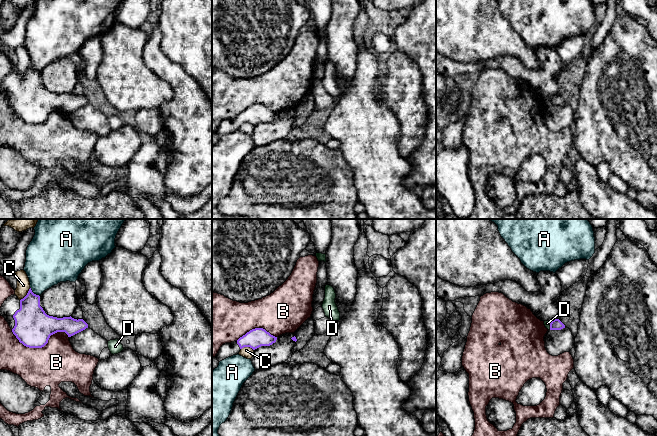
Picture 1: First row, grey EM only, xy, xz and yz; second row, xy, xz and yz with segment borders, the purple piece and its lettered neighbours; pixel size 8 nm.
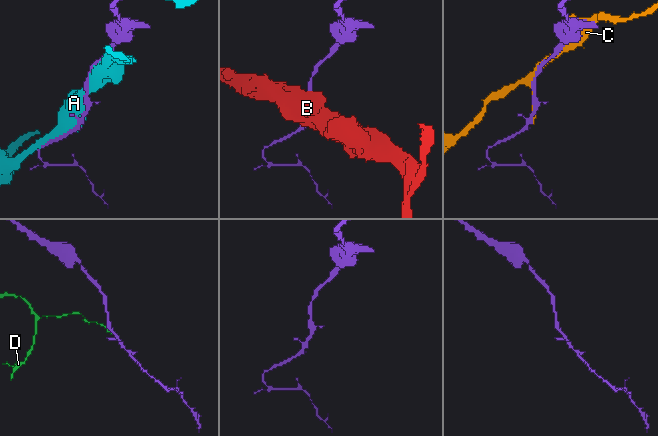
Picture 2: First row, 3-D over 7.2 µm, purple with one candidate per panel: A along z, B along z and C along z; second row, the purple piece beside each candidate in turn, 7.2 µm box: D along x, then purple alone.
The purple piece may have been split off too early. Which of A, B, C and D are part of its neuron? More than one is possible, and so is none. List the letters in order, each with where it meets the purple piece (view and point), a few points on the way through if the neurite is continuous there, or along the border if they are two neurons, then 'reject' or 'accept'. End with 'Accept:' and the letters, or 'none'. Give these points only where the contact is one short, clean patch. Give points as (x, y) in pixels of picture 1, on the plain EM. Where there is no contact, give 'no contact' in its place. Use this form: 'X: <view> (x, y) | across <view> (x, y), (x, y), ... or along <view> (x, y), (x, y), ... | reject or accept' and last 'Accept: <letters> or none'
A: xy (33, 69) | reject
B: xy (40, 123) | reject
C: xy (27, 70) | reject
D: yz (550, 101) | along yz (551, 97), (549, 104) | reject
Accept: none

